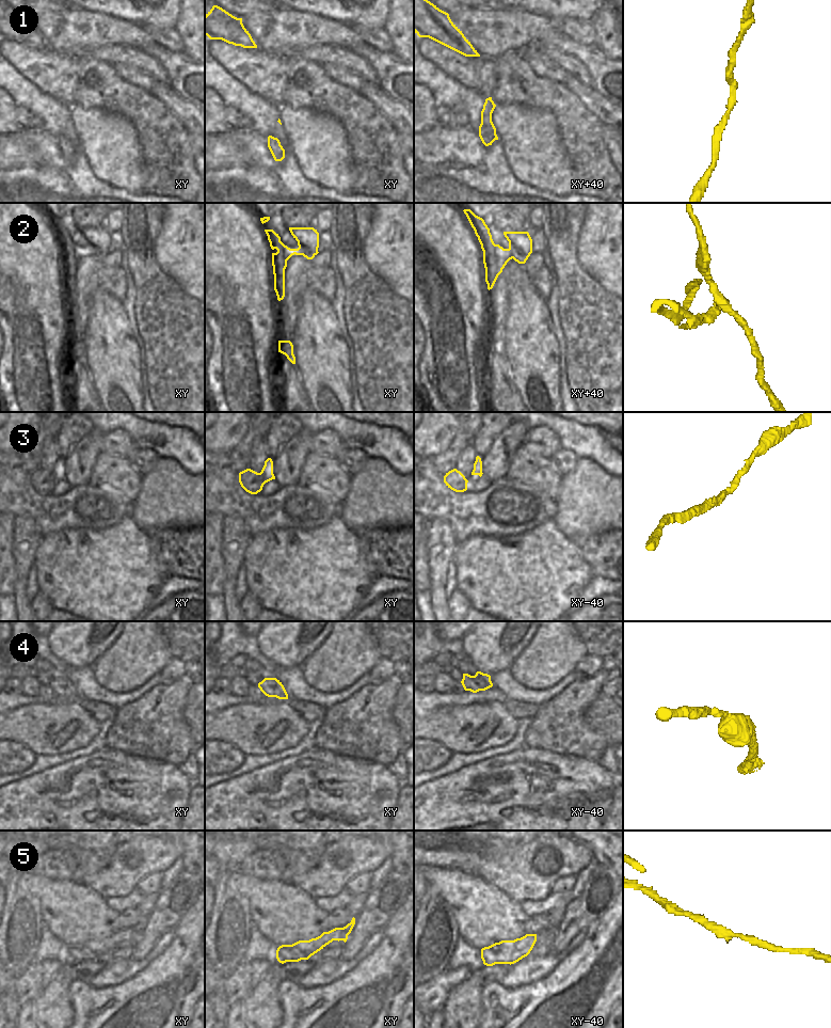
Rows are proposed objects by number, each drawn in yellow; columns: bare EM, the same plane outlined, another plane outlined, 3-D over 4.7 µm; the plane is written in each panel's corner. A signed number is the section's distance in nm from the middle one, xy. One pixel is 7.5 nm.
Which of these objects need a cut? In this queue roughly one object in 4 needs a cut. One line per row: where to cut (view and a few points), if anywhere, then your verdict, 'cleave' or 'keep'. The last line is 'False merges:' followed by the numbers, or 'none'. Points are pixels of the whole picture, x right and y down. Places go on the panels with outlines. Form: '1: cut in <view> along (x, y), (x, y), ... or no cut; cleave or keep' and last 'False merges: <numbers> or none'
1: no cut; keep
2: cut in xy+40 along (509, 248), (512, 257); cleave
3: no cut; keep
4: no cut; keep
5: no cut; keep
False merges: 2

